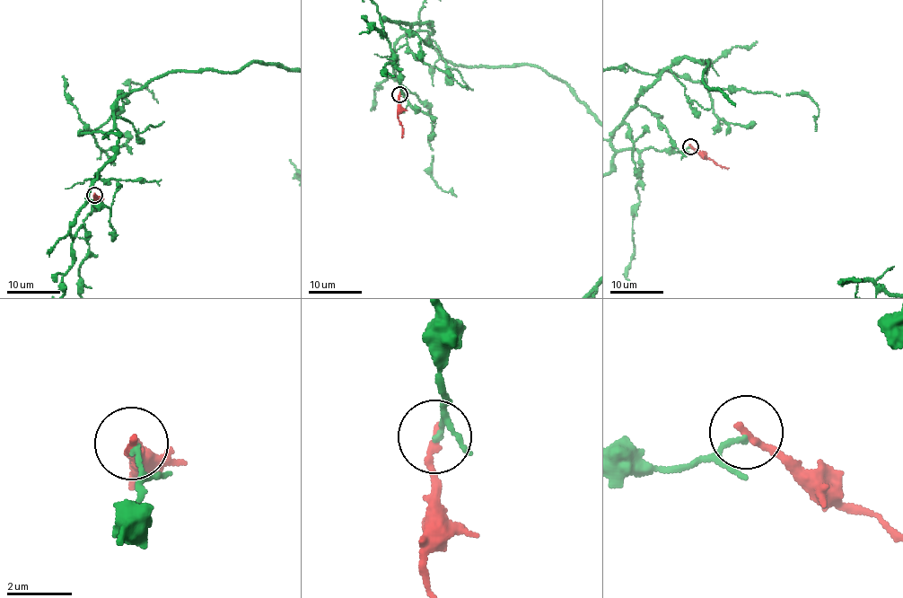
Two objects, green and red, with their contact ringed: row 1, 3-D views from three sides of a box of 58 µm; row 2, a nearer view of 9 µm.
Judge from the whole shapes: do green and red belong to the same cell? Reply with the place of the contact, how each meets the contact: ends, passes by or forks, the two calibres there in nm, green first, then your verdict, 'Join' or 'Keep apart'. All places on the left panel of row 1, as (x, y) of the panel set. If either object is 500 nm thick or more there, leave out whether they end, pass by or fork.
Place: (94, 195). At the ring green ends. At the ring red ends. Thickness 160 nm (green) against 240 nm. Keep apart

